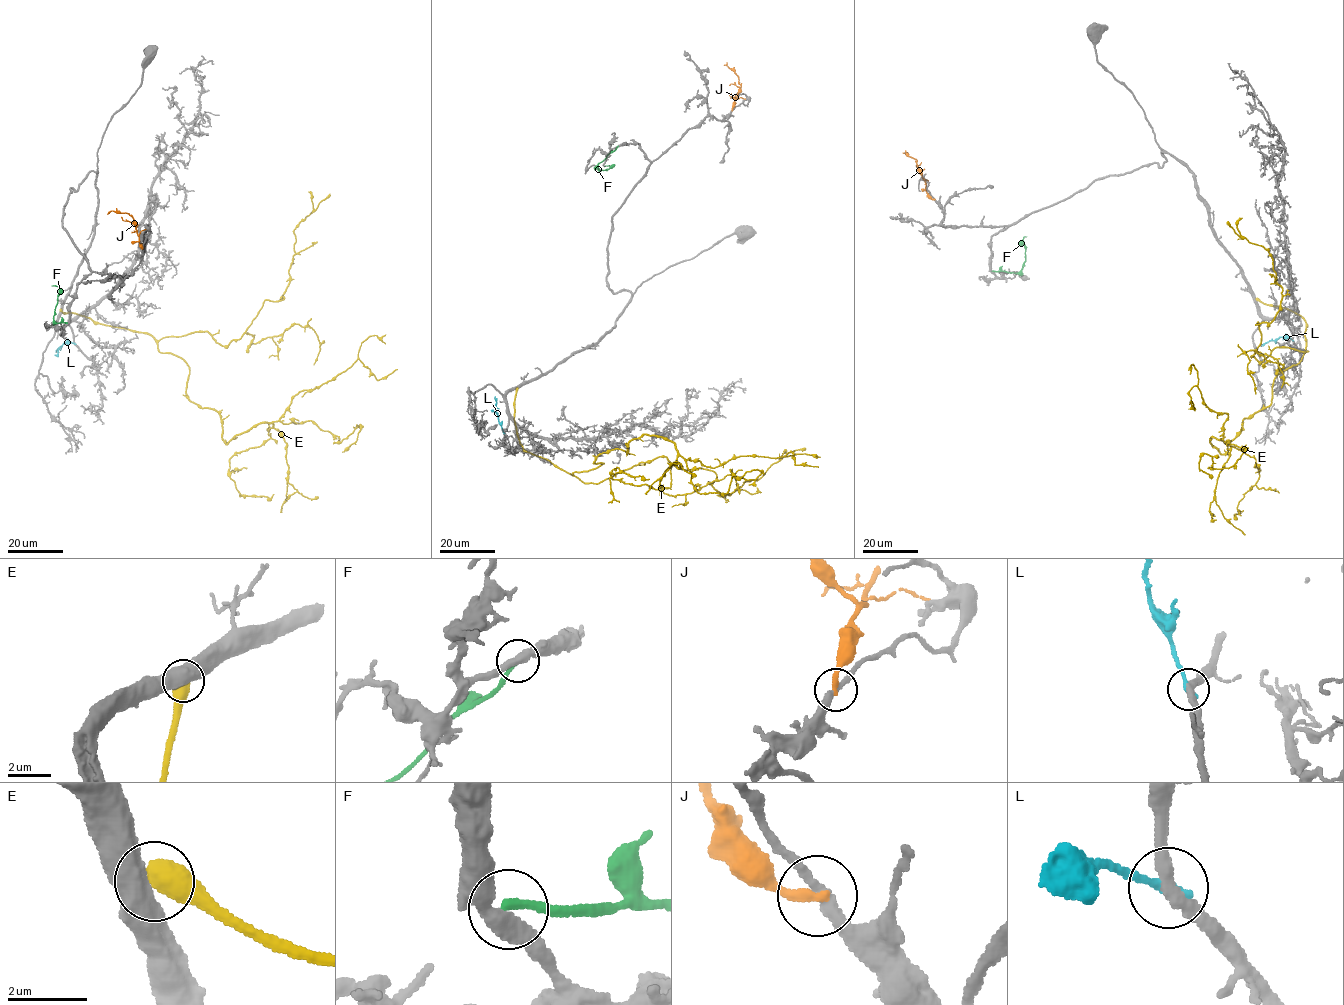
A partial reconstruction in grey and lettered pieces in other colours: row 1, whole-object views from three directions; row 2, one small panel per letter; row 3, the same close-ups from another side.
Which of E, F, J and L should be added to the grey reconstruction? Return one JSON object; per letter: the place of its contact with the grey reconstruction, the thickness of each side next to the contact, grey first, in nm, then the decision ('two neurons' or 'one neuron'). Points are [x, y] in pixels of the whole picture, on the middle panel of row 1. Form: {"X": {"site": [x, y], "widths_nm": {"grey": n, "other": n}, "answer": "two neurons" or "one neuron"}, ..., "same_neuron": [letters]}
{"E": {"site": [517, 388], "widths_nm": {"grey": 550, "other": 600}, "answer": "two neurons"}, "F": {"site": [618, 146], "widths_nm": {"grey": 400, "other": 200}, "answer": "two neurons"}, "J": {"site": [732, 110], "widths_nm": {"grey": 260, "other": 240}, "answer": "two neurons"}, "L": {"site": [503, 432], "widths_nm": {"grey": 320, "other": 240}, "answer": "two neurons"}, "same_neuron": []}

